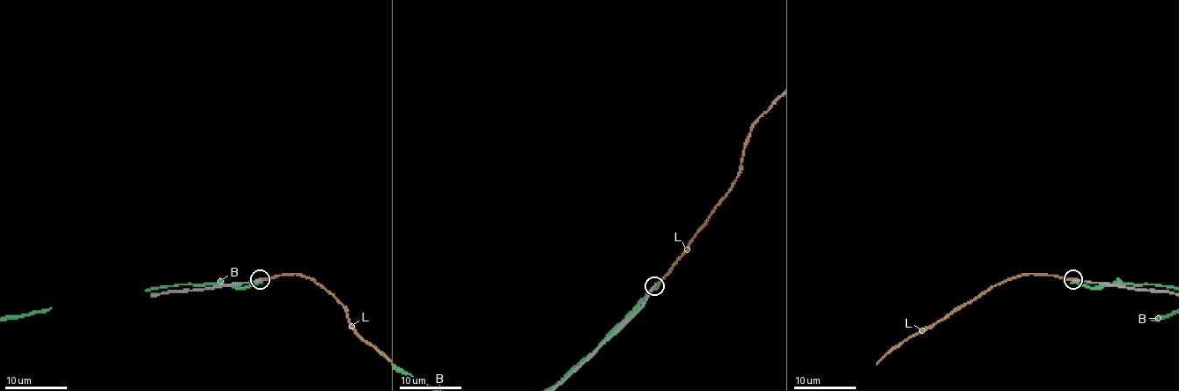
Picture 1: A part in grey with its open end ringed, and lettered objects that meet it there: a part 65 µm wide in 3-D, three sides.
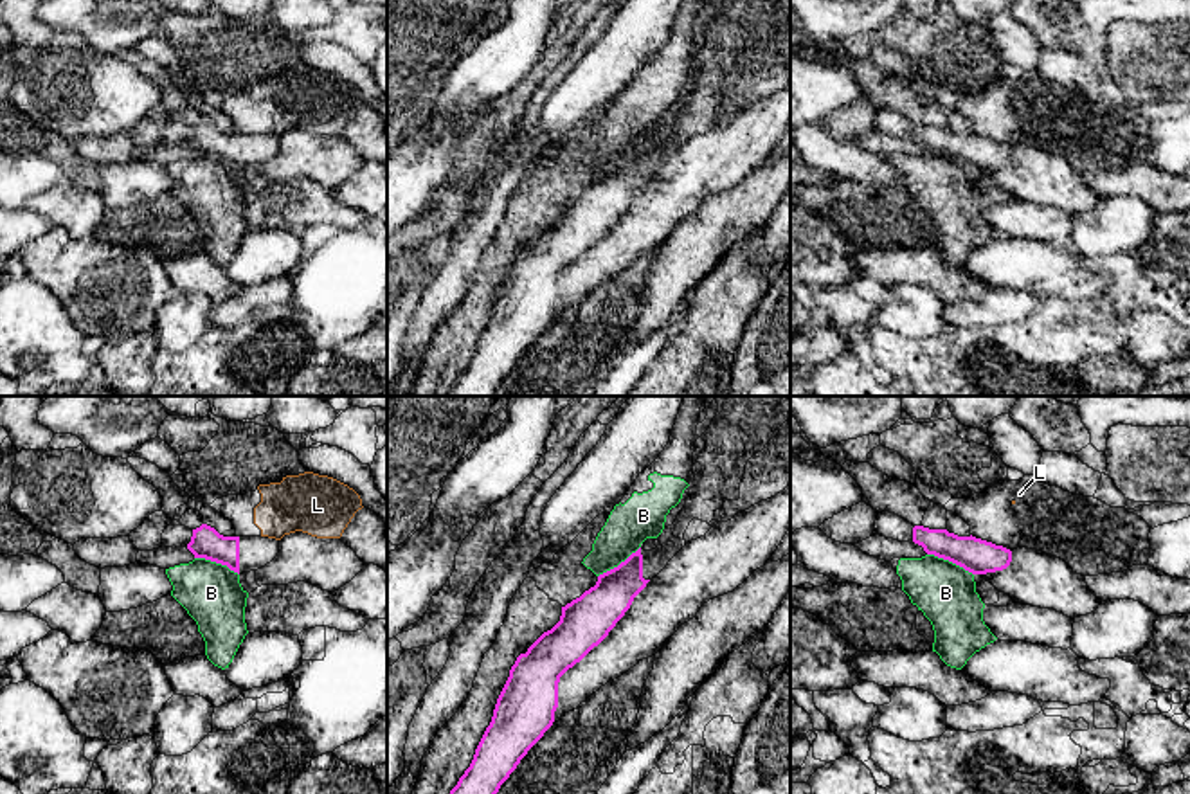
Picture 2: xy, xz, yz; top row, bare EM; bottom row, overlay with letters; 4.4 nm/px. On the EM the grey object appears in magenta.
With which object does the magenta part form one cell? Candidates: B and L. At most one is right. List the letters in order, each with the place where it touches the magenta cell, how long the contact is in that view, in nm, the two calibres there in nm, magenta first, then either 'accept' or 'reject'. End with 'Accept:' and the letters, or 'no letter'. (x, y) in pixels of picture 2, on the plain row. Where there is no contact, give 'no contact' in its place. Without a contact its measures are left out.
B: yz (951, 157) | 220 nm | 160/280 nm | reject
L: no contact | reject
Accept: no letter

